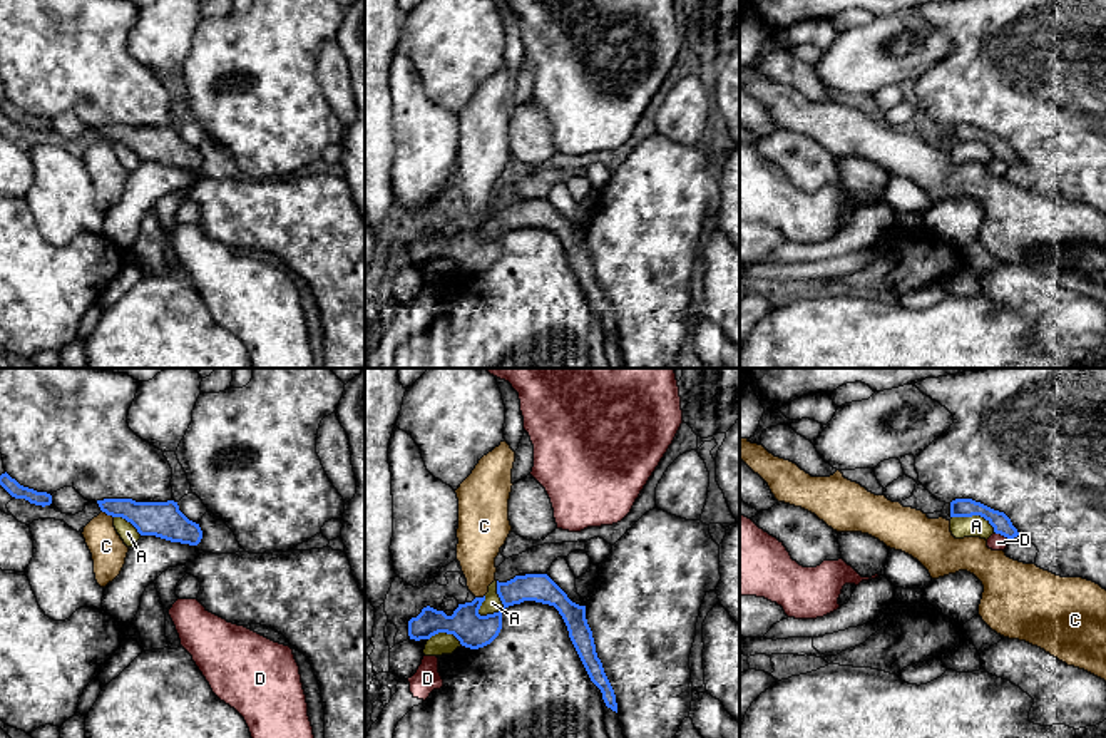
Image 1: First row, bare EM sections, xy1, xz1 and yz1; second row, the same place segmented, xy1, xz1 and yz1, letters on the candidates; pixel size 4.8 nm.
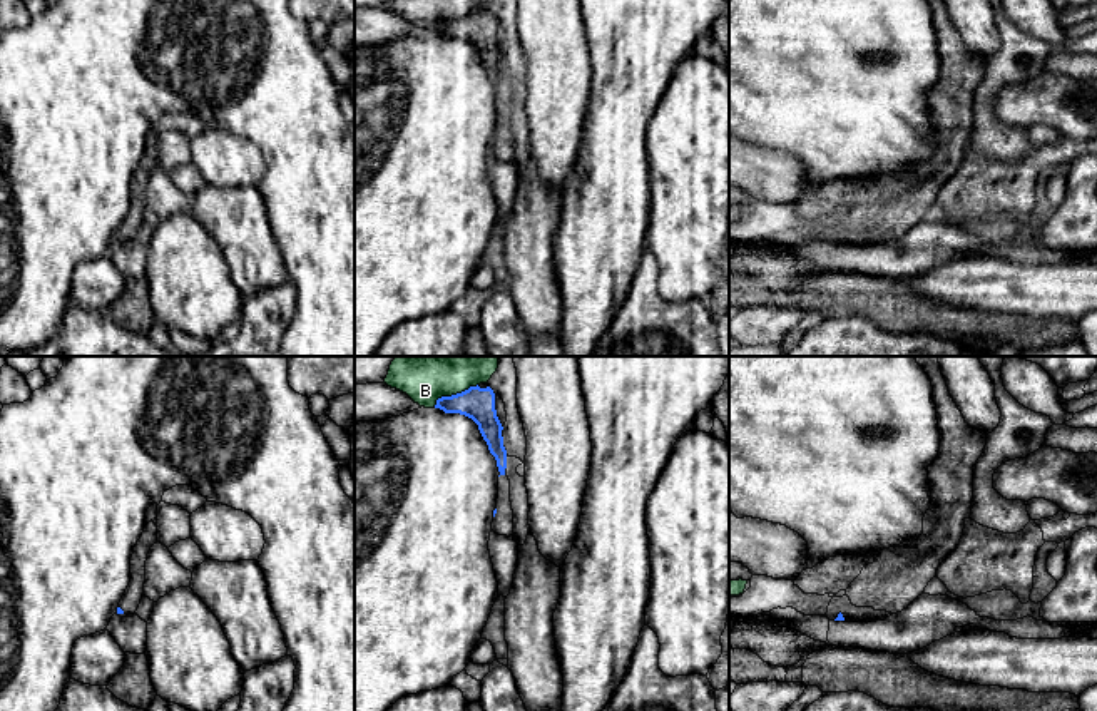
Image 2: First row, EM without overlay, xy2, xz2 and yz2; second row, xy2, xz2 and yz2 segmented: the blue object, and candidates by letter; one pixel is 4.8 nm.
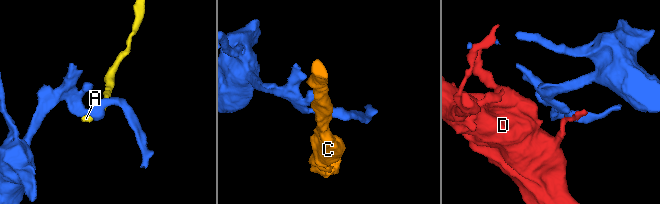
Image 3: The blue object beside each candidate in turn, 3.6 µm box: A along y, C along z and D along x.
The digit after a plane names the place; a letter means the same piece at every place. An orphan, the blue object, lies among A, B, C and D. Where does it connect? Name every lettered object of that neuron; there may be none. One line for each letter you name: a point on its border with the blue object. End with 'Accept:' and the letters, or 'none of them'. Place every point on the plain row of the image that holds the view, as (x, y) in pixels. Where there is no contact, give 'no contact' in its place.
Accept: none of them

